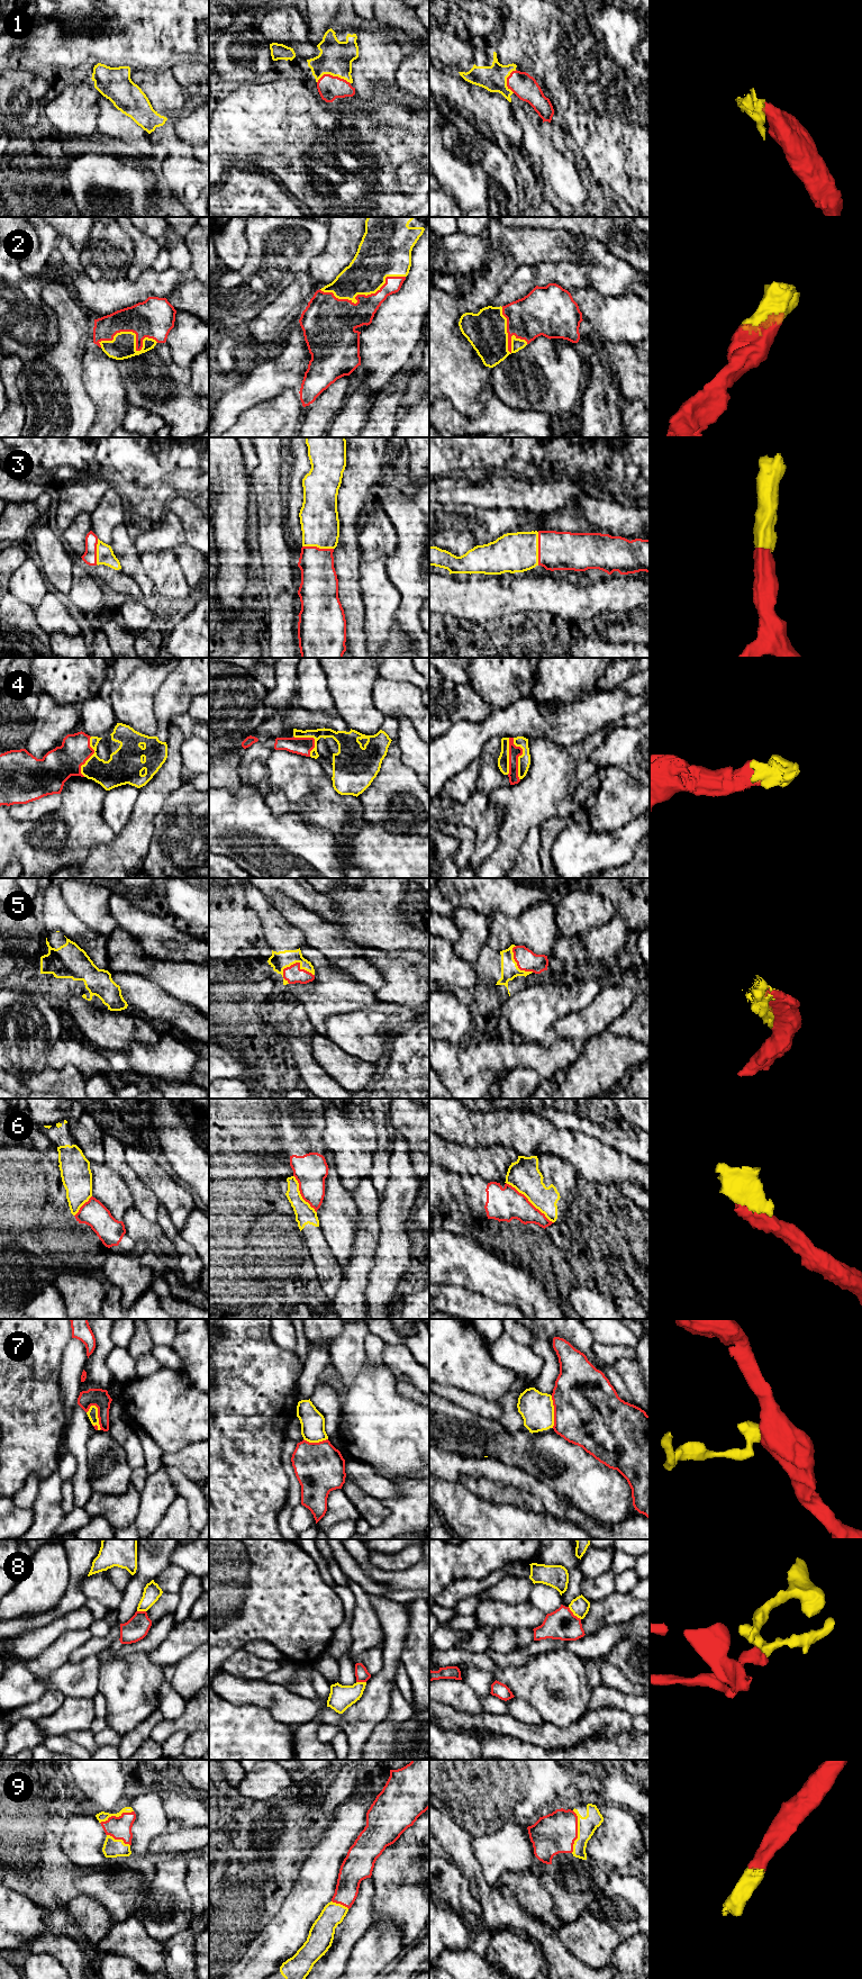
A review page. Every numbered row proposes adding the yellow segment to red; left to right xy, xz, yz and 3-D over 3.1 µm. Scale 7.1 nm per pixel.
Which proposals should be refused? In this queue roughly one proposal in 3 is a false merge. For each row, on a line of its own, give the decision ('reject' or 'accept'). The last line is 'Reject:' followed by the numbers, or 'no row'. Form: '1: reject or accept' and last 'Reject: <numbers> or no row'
1: accept
2: accept
3: accept
4: accept
5: accept
6: reject
7: reject
8: reject
9: accept
Reject: 6, 7, 8

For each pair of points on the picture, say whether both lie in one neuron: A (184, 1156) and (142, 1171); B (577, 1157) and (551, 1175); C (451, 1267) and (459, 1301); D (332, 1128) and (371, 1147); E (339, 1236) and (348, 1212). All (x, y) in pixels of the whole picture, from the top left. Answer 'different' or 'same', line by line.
A: different
B: different
C: different
D: same
E: same

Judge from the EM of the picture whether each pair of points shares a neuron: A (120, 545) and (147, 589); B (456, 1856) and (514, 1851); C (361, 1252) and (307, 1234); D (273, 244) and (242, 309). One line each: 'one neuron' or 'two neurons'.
A: one neuron
B: two neurons
C: two neurons
D: one neuron

